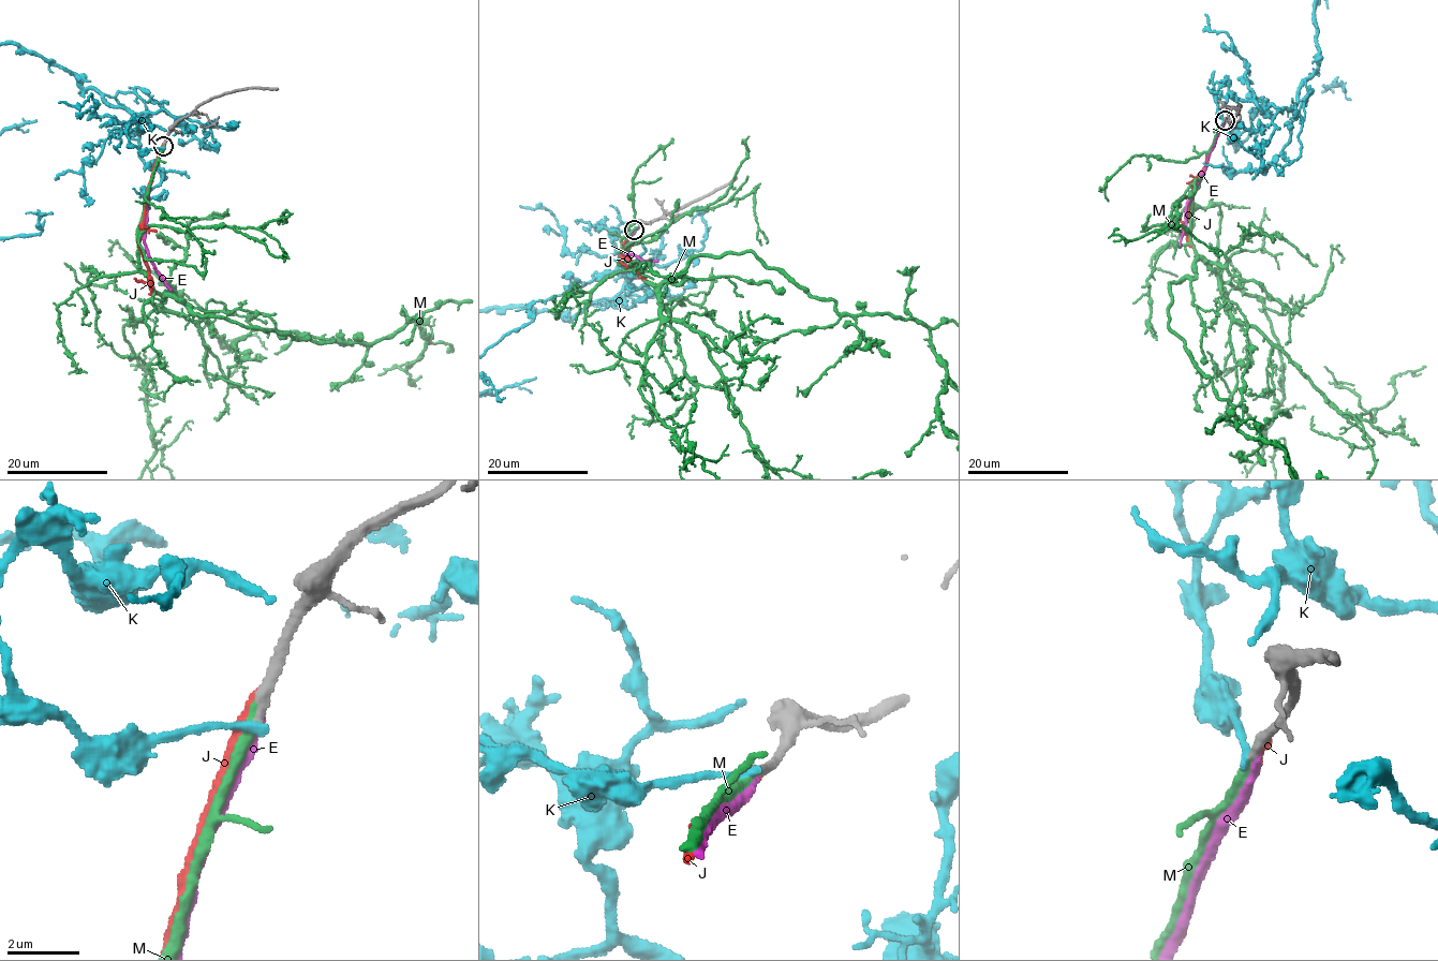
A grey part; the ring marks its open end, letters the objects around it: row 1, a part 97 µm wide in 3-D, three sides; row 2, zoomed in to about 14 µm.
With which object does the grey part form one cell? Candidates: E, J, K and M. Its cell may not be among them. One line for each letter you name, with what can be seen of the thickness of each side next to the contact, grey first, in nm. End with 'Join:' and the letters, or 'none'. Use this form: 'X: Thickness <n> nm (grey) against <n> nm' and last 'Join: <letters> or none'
M: Thickness 280 nm (grey) against 240 nm
Join: M

